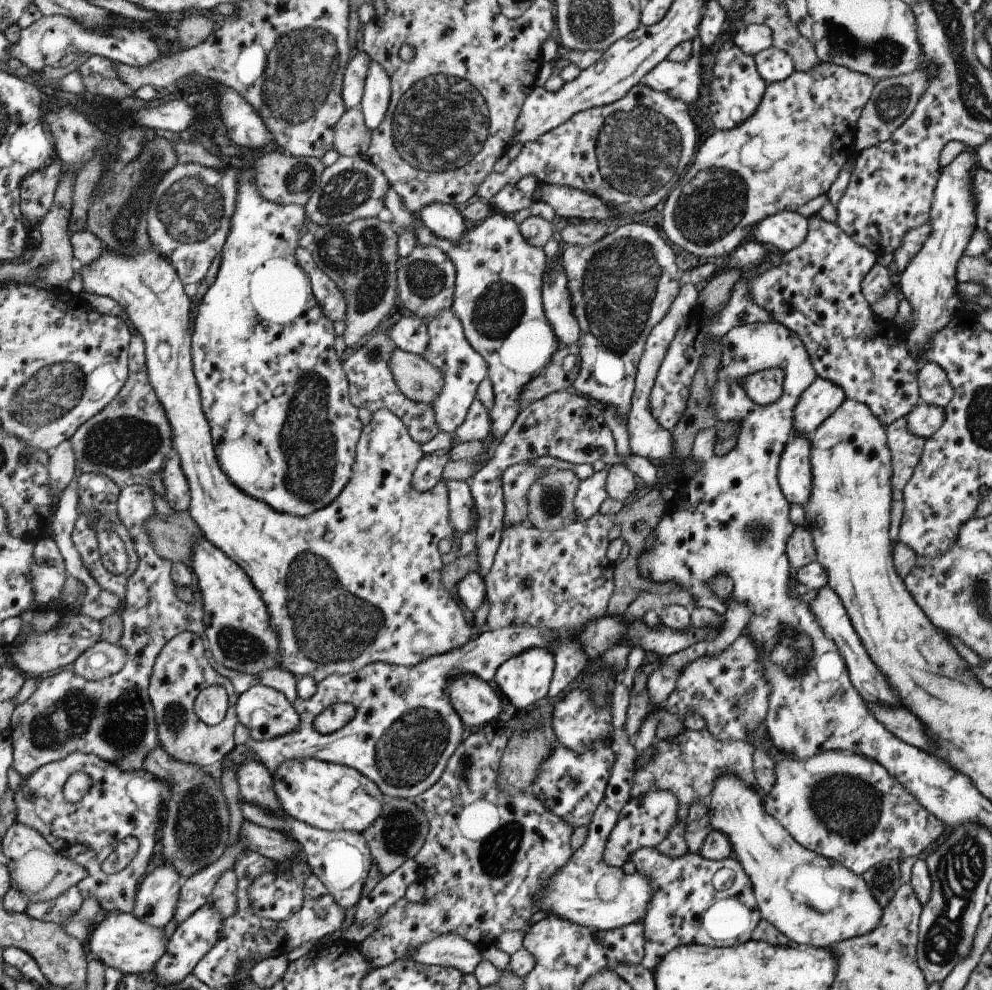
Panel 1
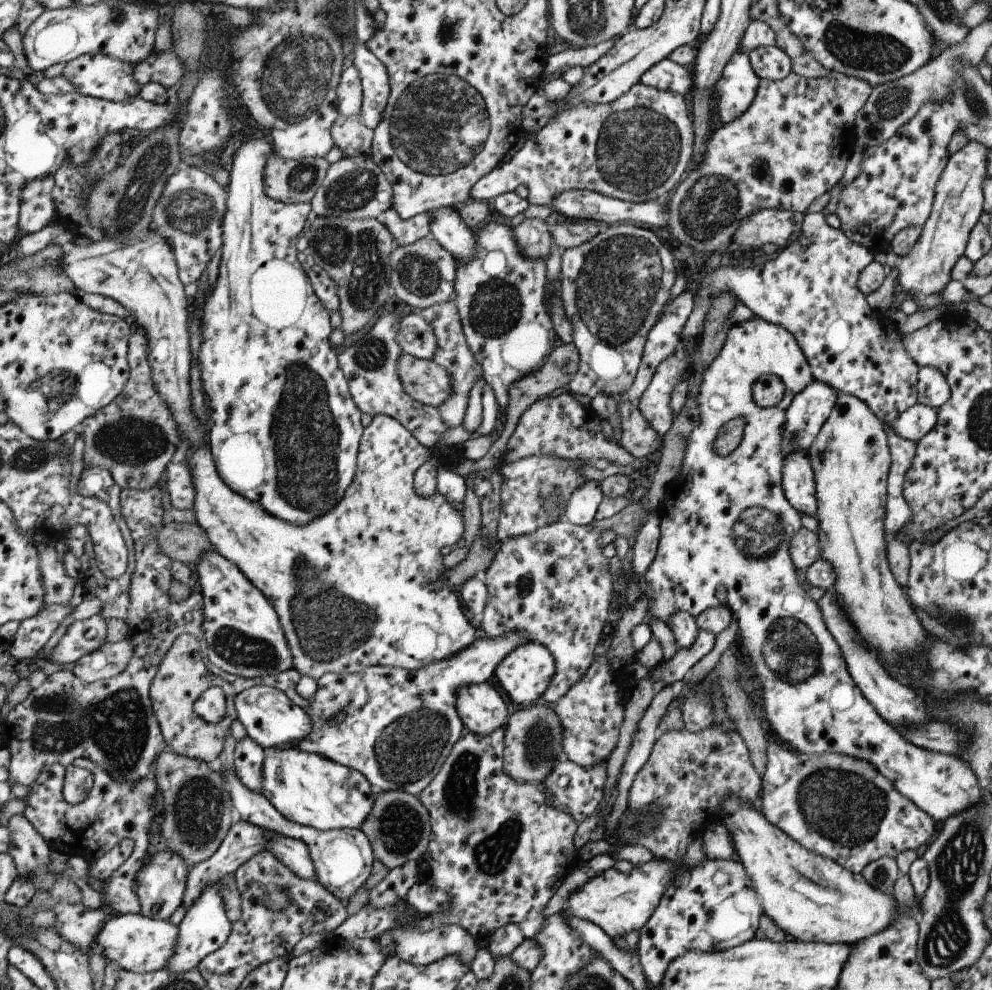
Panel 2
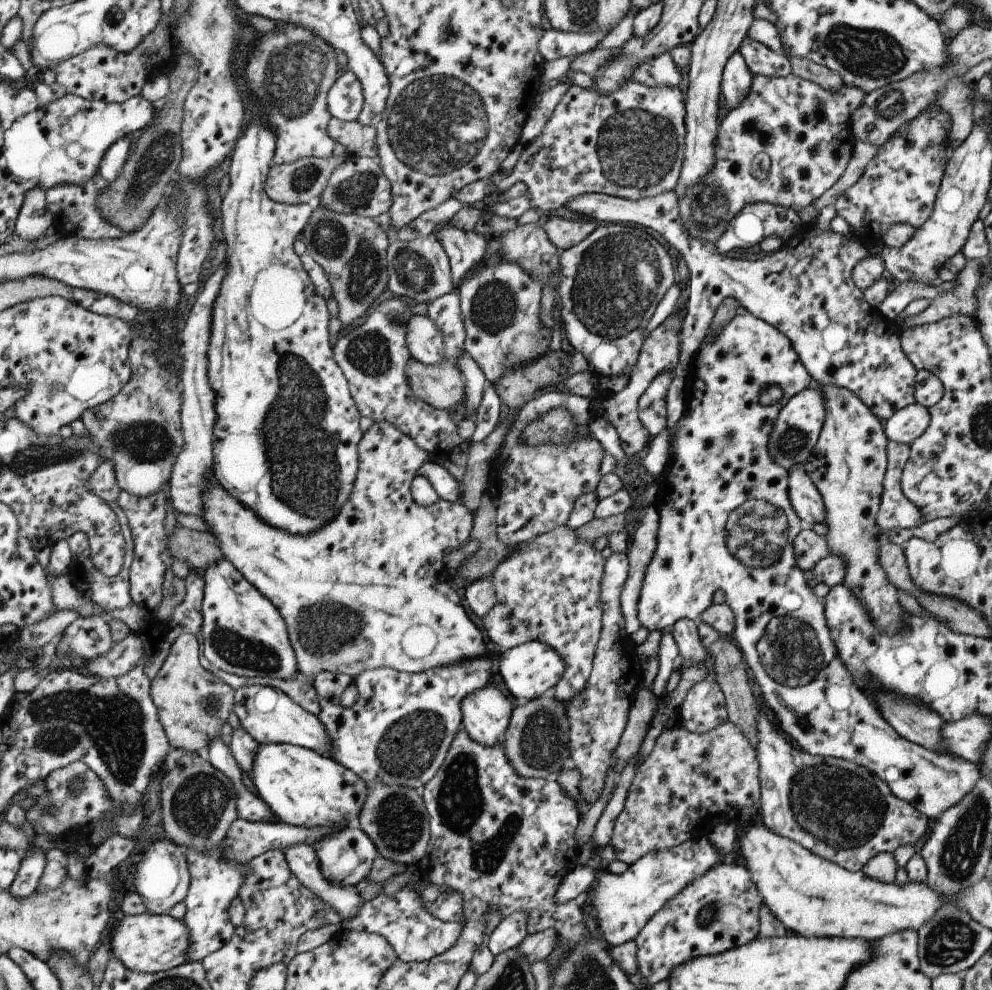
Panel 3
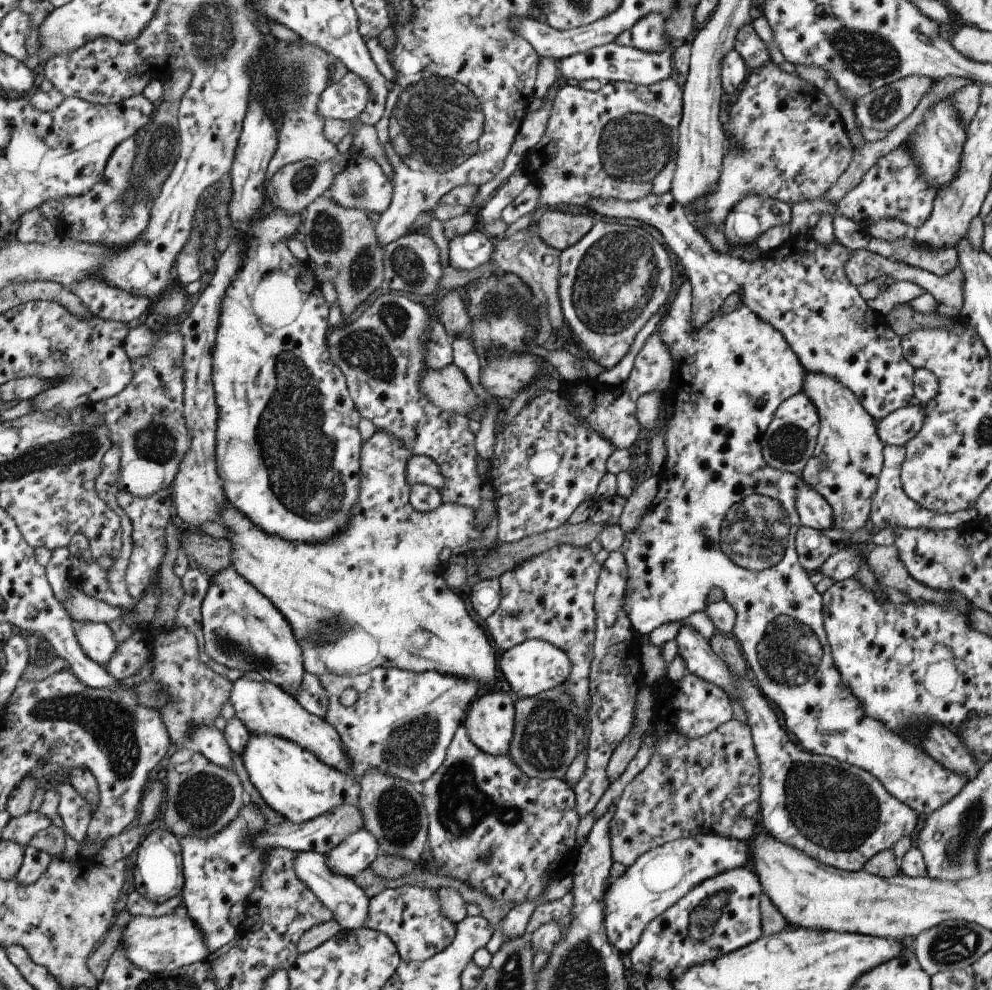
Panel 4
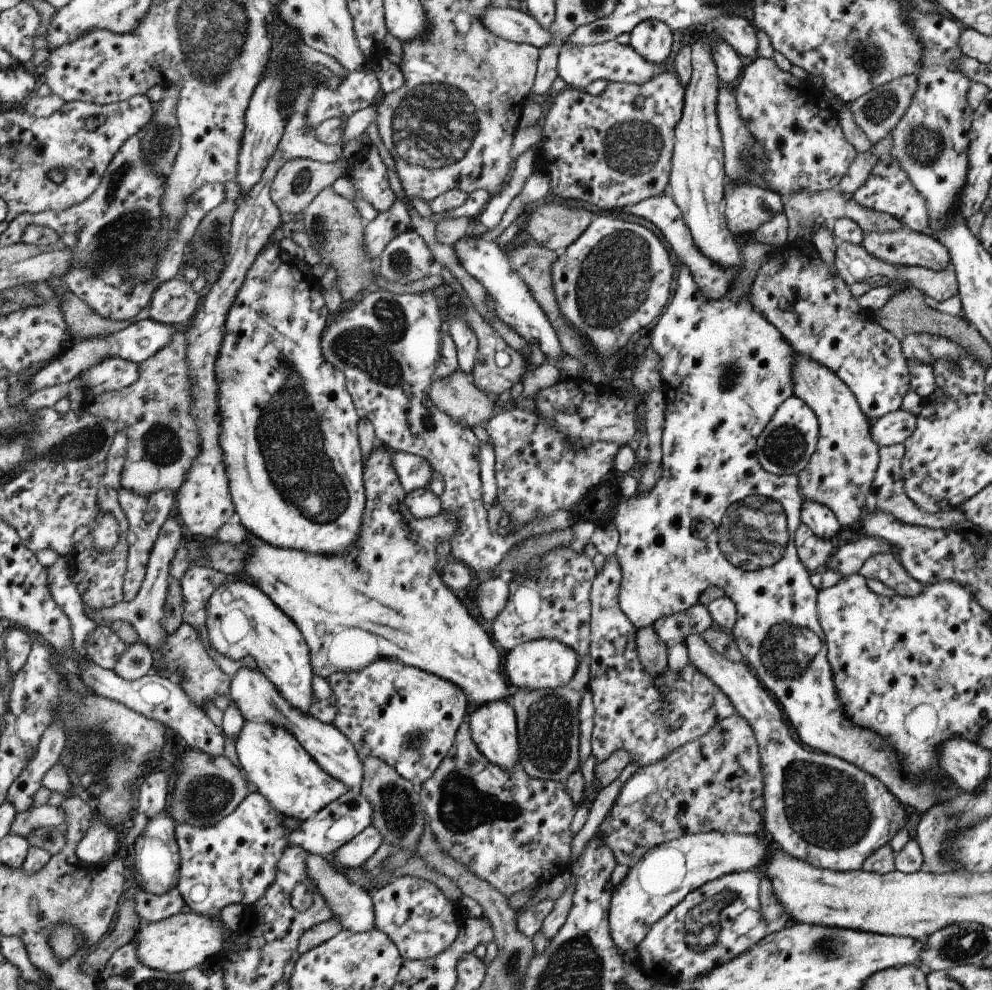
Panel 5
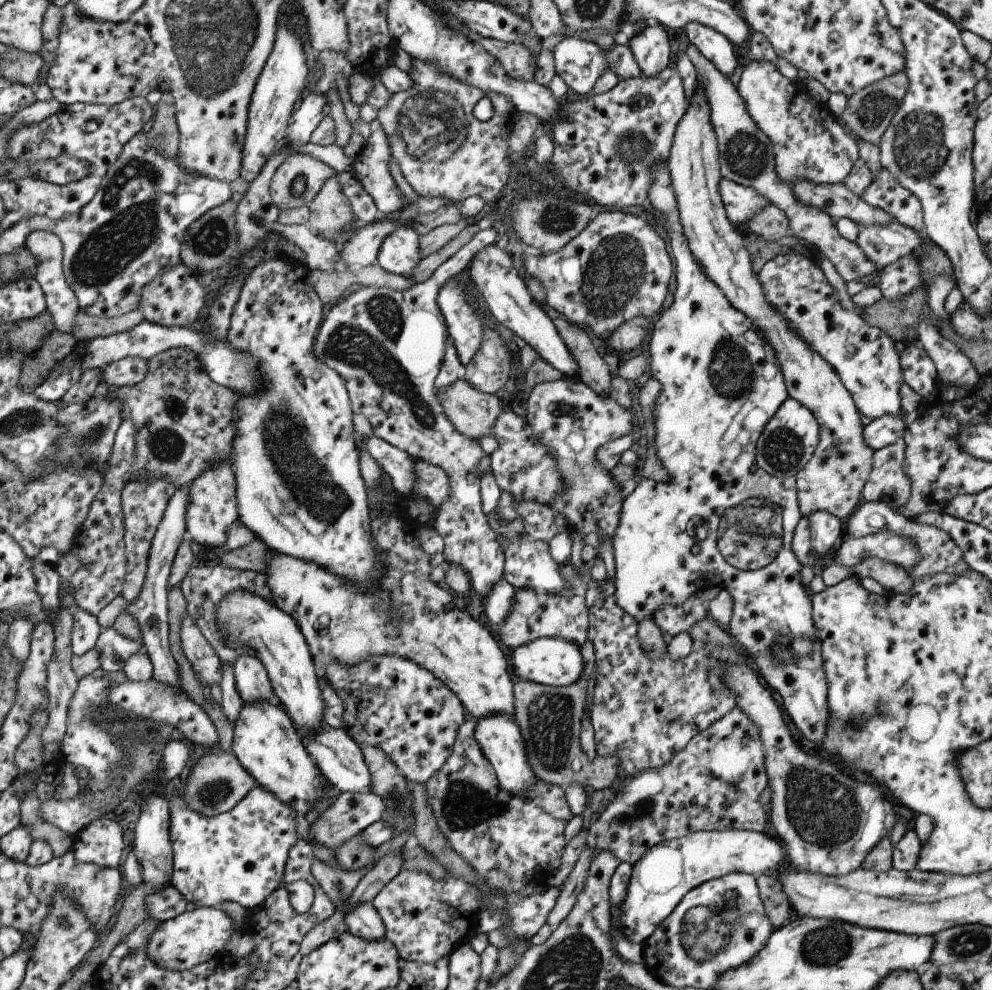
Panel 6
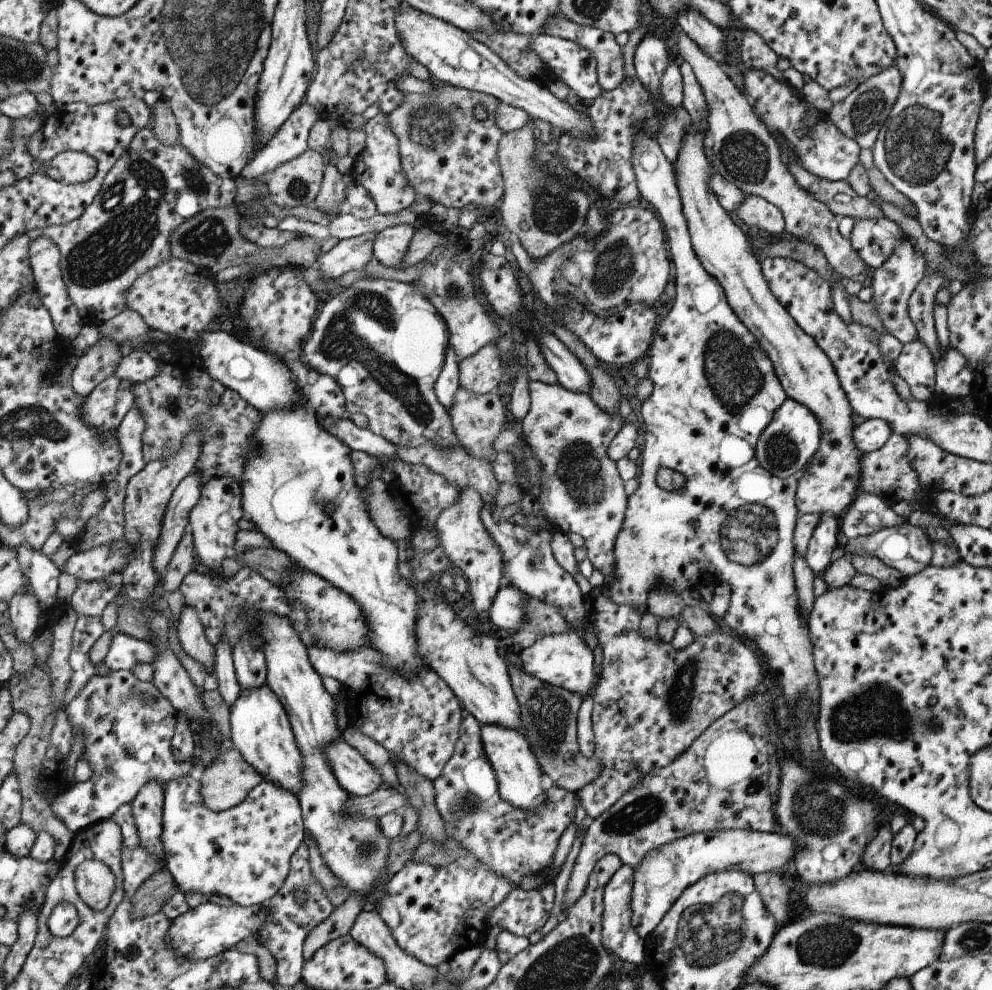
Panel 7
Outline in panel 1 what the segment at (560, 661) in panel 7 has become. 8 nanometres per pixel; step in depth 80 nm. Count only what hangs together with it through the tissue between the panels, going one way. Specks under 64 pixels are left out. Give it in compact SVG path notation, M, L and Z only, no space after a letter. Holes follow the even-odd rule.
M537 647L524 650L501 663L495 669L492 679L497 686L497 690L509 700L517 713L521 713L545 700L553 669L554 658L551 652Z

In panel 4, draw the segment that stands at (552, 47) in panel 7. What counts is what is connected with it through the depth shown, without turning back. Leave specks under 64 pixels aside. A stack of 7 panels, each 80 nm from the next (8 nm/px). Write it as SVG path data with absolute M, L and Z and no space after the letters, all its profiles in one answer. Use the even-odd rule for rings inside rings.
M614 42L589 48L585 52L571 54L566 58L558 61L560 76L565 80L576 80L578 83L588 81L589 79L597 80L601 85L609 82L629 82L633 85L650 86L670 78L671 58L670 50L661 50L661 54L641 52L633 47L617 45Z

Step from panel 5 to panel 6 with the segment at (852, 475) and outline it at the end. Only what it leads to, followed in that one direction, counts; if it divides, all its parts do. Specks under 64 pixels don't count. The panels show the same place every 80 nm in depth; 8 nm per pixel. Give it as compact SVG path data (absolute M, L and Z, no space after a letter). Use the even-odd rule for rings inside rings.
M698 85L697 90L691 96L689 106L686 107L685 114L674 129L673 141L666 161L683 234L685 234L689 251L698 261L703 273L721 290L733 309L739 310L745 318L749 318L749 322L753 322L753 326L757 326L757 330L761 330L765 342L773 348L787 396L807 408L817 422L819 442L817 442L811 458L807 460L803 469L794 477L796 479L795 490L799 514L806 517L815 509L827 512L843 522L861 502L861 490L863 484L867 483L867 476L869 476L869 470L871 470L871 456L874 451L869 446L865 446L865 442L861 438L863 426L861 426L860 414L837 374L819 354L815 354L801 338L797 338L797 334L787 326L785 318L781 318L779 310L775 310L775 306L767 304L767 300L763 296L763 290L761 290L761 282L757 280L757 273L753 271L749 252L745 248L747 234L744 230L731 225L731 222L726 218L717 188L717 184L722 178L719 176L717 156L719 156L717 154L717 140L715 140L715 134L711 122L709 122L709 106L707 106L703 90Z

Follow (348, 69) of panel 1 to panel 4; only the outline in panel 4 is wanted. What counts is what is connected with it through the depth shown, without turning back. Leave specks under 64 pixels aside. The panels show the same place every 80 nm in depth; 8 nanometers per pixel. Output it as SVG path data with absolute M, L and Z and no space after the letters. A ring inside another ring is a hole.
M347 72L341 80L329 84L319 94L317 114L321 116L321 120L350 121L363 112L367 98L367 84L355 74Z

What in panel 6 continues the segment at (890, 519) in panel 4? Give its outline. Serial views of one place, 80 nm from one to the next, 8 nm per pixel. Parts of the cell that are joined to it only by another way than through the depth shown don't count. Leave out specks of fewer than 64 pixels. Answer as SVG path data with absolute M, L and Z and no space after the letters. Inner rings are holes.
M900 437L892 444L873 452L867 483L863 484L863 489L861 490L861 501L883 502L893 512L897 512L907 502L909 494L912 494L912 480L909 480L909 476L903 470L904 448L904 442Z

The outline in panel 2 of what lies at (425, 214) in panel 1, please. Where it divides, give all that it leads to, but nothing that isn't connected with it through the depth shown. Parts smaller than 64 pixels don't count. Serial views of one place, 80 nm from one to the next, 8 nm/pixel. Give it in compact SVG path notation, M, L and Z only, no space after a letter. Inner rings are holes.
M437 207L428 210L428 234L455 260L464 263L474 255L473 231L466 226L453 207Z

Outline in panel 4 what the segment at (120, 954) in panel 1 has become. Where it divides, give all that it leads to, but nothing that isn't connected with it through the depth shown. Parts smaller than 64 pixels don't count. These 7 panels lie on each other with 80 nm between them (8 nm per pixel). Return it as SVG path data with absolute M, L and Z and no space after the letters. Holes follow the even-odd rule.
M171 914L157 918L132 917L123 930L121 941L125 948L125 958L129 958L133 966L151 973L173 973L174 970L203 962L209 956L203 936L189 916Z

